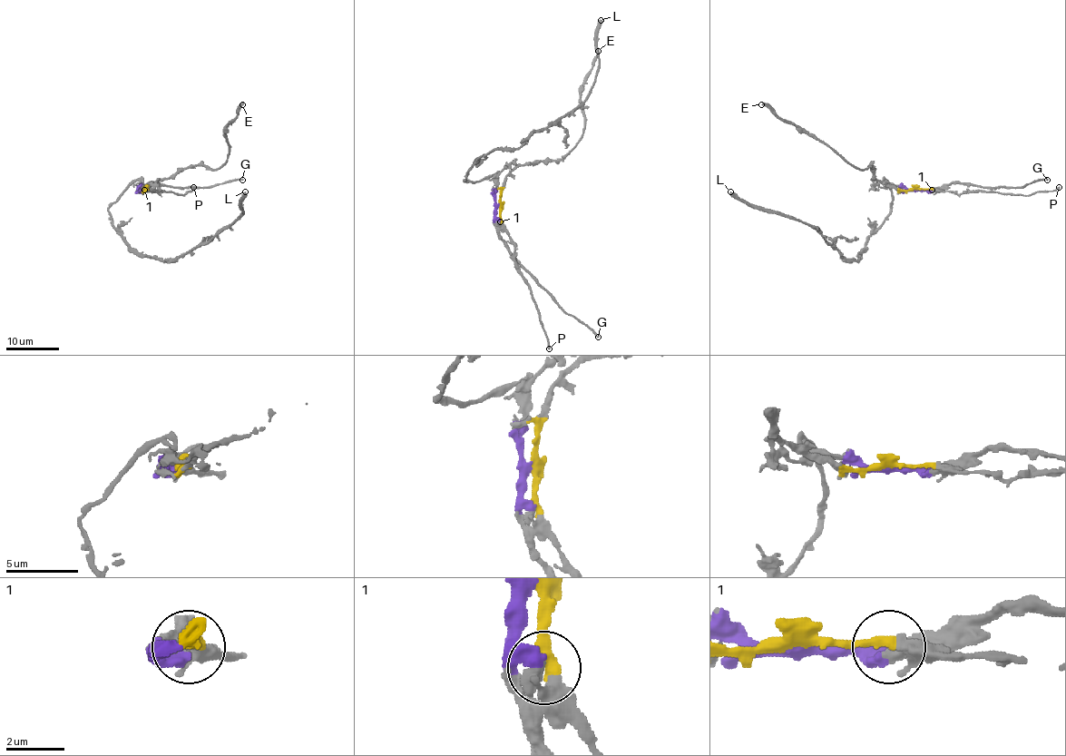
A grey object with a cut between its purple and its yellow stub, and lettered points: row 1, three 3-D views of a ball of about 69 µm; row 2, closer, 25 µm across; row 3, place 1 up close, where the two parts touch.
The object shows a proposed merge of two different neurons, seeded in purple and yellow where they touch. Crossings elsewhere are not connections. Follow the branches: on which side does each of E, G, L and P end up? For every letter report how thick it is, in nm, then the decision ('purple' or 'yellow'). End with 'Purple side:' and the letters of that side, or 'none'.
E: 320 nm | yellow
G: 280 nm | purple
L: 480 nm | purple
P: 280 nm | yellow
Purple side: G, L

